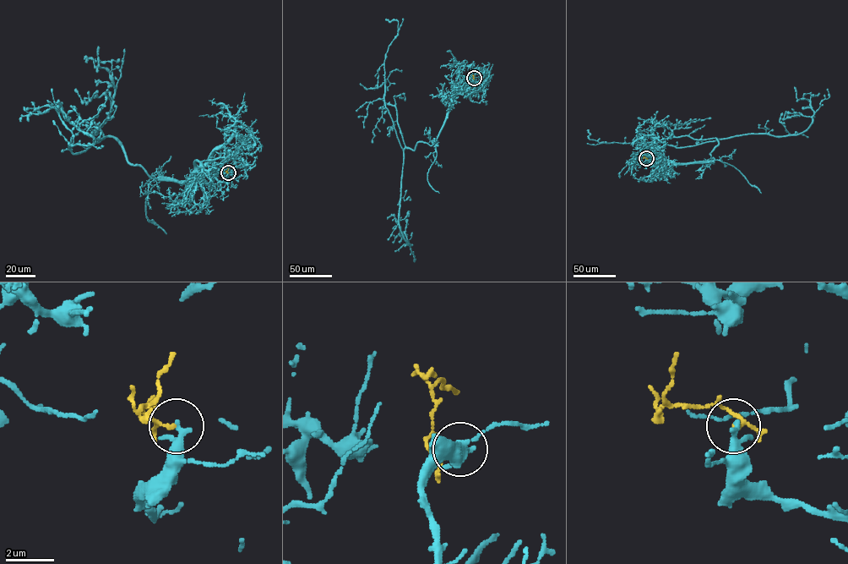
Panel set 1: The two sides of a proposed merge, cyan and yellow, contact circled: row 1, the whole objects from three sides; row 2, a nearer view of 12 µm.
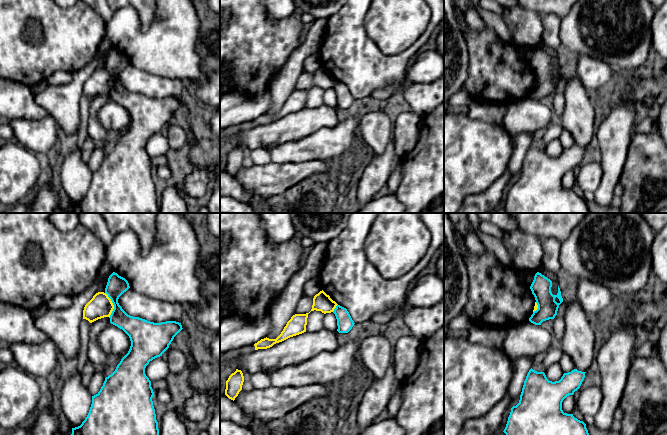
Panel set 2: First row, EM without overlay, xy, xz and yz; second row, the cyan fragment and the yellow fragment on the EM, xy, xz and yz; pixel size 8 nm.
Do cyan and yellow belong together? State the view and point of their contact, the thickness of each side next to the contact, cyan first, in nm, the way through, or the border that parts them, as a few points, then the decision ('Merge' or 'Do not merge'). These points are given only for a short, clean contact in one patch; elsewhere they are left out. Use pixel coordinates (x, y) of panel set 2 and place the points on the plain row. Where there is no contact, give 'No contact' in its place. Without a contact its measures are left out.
Touches cyan at xy (113, 80). Thickness 170 nm (cyan) against 190 nm. Boundary: xy (105, 68), (113, 81), (113, 86), (109, 93). Do not merge

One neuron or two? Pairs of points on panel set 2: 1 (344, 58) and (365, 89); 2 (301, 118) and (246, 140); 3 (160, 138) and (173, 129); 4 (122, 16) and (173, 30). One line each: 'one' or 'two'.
1: one
2: one
3: two
4: one

